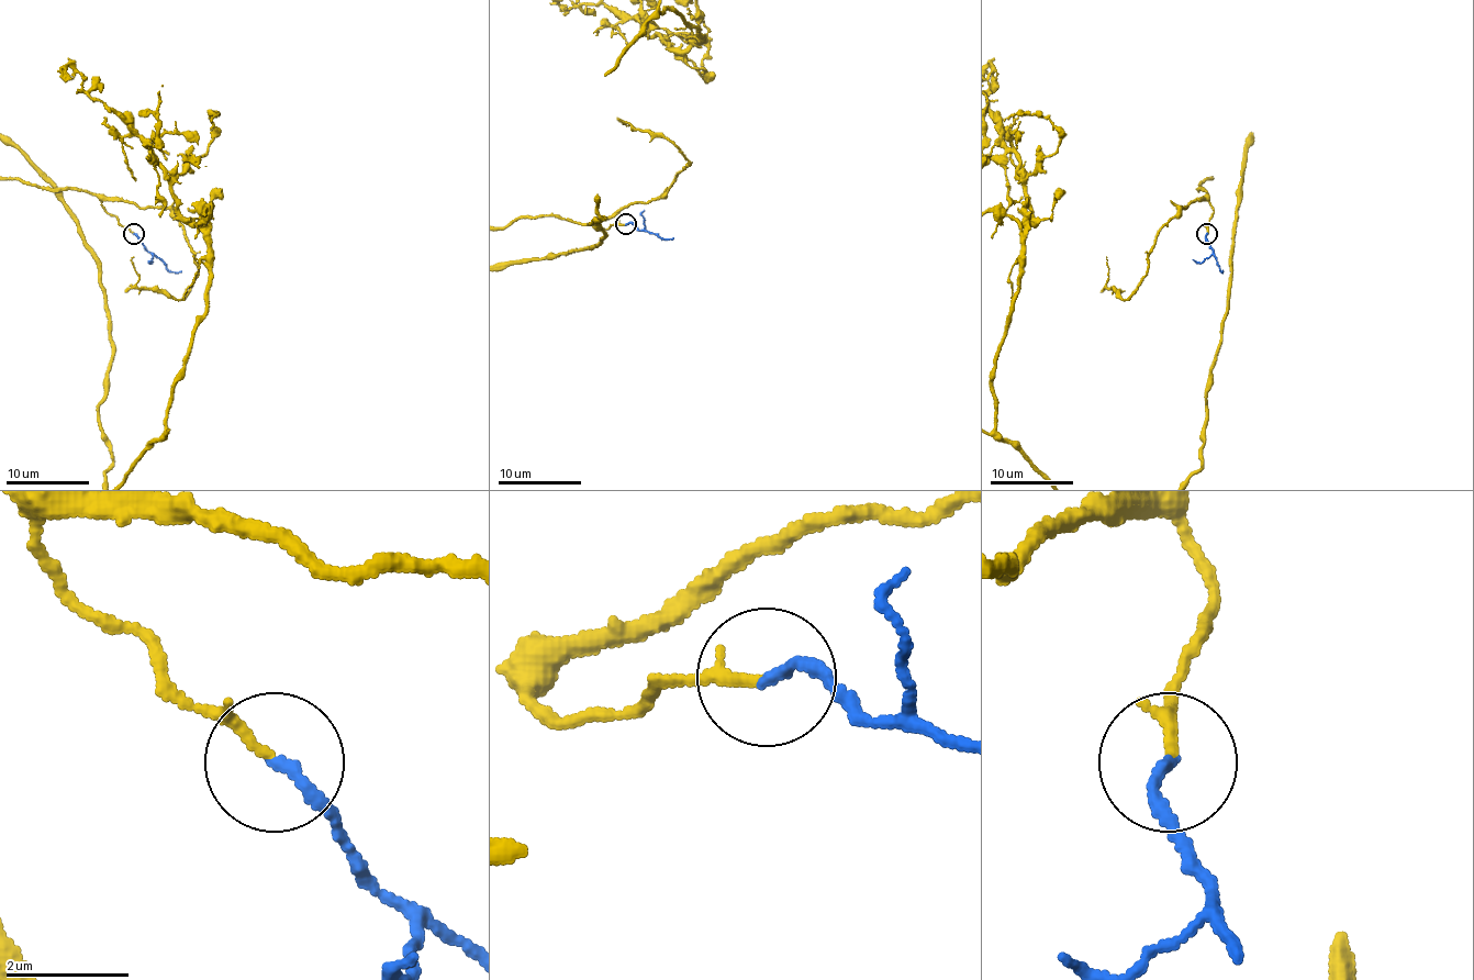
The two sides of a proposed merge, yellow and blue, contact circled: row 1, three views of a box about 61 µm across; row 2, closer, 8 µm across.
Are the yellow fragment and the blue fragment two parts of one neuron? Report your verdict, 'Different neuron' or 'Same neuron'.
Same neuron

